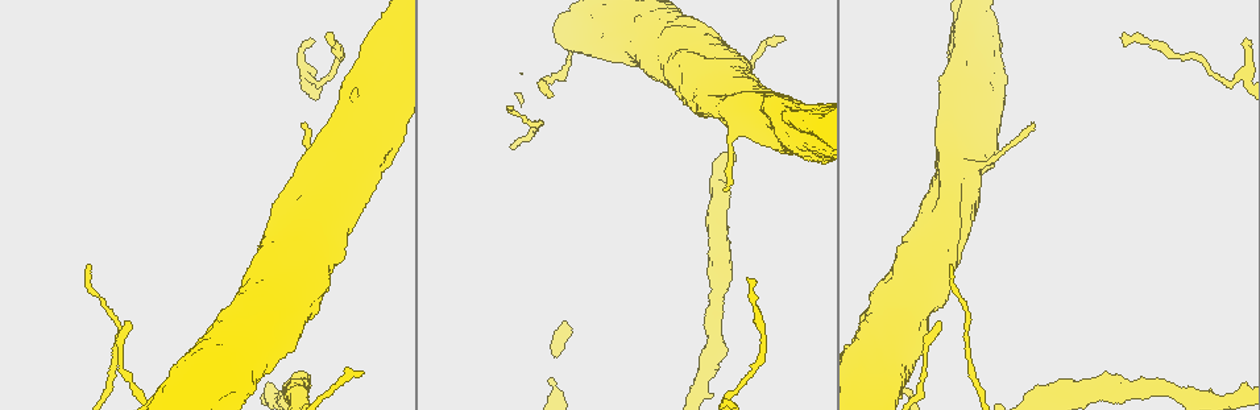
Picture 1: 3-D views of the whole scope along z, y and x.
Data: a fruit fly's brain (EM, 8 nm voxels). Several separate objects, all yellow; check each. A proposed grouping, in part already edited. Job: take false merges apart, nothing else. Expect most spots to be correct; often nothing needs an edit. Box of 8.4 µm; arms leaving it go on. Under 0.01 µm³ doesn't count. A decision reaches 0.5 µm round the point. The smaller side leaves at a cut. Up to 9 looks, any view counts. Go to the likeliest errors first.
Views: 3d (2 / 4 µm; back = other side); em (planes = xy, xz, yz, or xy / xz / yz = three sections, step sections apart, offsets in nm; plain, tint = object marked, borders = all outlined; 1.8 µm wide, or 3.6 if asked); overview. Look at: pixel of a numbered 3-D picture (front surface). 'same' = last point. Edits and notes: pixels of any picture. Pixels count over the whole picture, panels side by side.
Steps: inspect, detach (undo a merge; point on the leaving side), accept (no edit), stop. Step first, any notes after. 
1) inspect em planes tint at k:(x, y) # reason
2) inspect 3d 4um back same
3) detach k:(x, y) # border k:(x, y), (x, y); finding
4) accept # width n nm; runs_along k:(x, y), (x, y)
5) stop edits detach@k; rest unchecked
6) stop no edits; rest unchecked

inspect em planes borders at 1:(311, 80) # thick turns thin

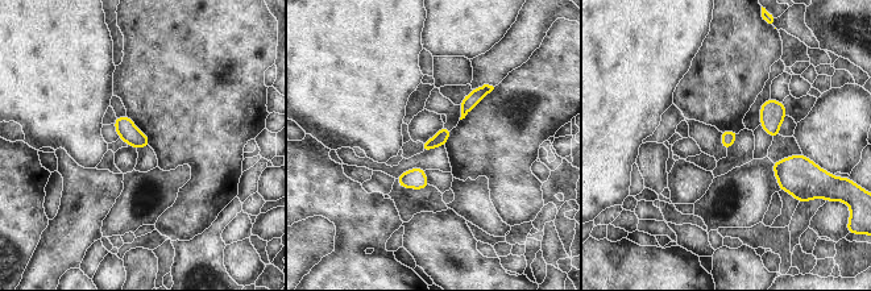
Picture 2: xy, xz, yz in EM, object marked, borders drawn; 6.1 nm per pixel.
accept # one neuron here

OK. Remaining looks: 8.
inspect em planes tint at 1:(542, 78) # narrows sharply

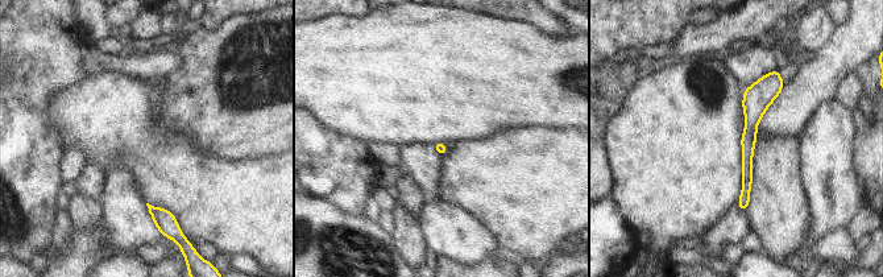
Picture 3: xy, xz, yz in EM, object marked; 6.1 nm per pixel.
accept # continuous, no second neuron

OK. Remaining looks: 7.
inspect em 3.6um planes tint at 1:(369, 50) # touches itself

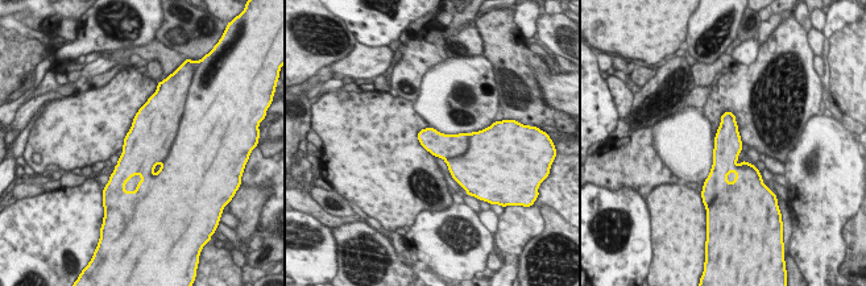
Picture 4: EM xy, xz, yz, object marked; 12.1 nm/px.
accept # width 300 nm; one neuron here

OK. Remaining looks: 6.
inspect em 3.6um xy step 4 tint at 1:(336, 175) # calibre changes

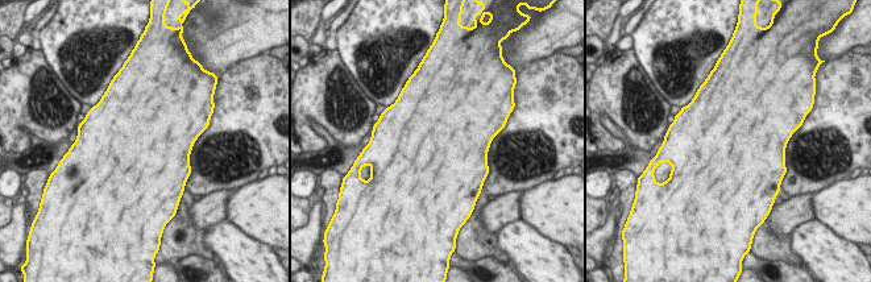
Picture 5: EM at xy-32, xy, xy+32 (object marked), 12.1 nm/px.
accept # continuous, no second neuron

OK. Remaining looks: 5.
stop no edits; rest unchecked

